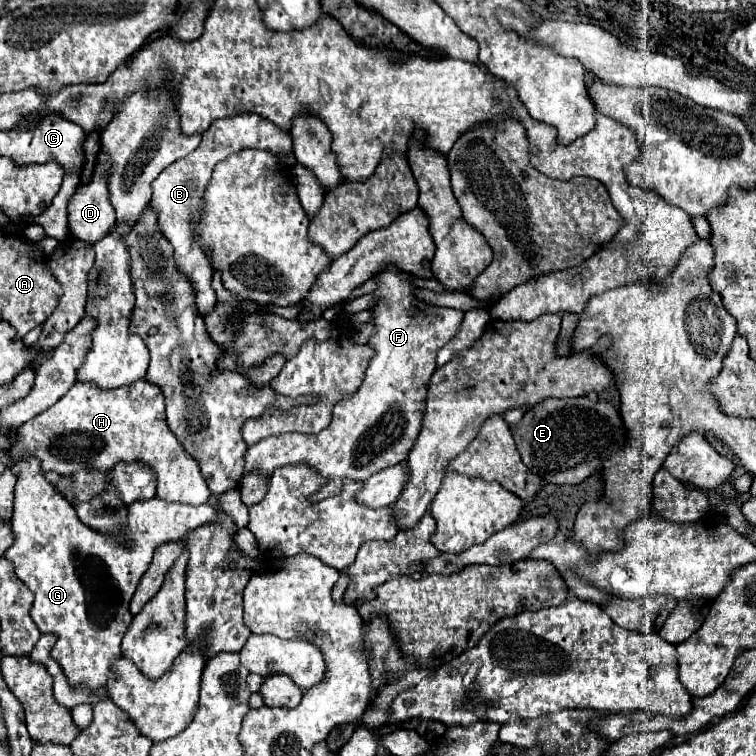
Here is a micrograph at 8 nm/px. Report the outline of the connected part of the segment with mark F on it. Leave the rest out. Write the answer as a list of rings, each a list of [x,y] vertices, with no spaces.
[[[387,265],[379,271],[375,281],[377,289],[371,293],[375,297],[375,305],[371,307],[375,333],[367,341],[375,355],[369,361],[359,389],[333,407],[333,419],[321,433],[283,433],[251,445],[245,455],[245,471],[271,475],[281,465],[307,463],[329,481],[319,493],[315,493],[315,497],[311,497],[311,501],[321,501],[323,497],[337,493],[343,479],[365,481],[373,473],[407,459],[421,431],[425,391],[429,377],[437,367],[437,351],[455,337],[465,313],[419,301],[409,275],[395,265]]]

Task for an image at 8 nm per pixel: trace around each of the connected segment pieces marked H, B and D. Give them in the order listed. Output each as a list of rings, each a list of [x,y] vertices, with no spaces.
[[[77,381],[65,397],[17,430],[10,448],[11,456],[16,460],[37,457],[47,473],[57,471],[69,477],[87,467],[107,471],[119,461],[143,461],[157,473],[161,499],[203,505],[211,495],[199,463],[187,455],[177,437],[167,429],[163,393],[149,381],[135,381],[119,389],[99,389],[95,383]]]
[[[237,113],[237,115],[225,117],[225,119],[217,119],[203,133],[201,143],[193,153],[171,163],[153,181],[153,197],[151,197],[149,205],[153,209],[157,209],[159,229],[175,247],[175,259],[177,259],[179,269],[185,275],[189,275],[189,279],[195,287],[197,309],[201,315],[211,311],[211,307],[217,303],[217,297],[213,295],[213,289],[211,289],[213,269],[211,269],[209,253],[205,253],[205,245],[195,239],[195,217],[197,217],[195,213],[201,213],[201,209],[203,209],[203,193],[207,189],[207,183],[211,181],[211,173],[213,173],[213,167],[217,165],[217,161],[225,159],[237,151],[243,151],[243,149],[263,149],[273,155],[291,155],[293,153],[291,133],[285,129],[279,129],[277,125],[273,125],[271,121],[267,121],[255,113]]]
[[[101,149],[97,153],[97,161],[95,161],[95,169],[93,169],[91,181],[89,183],[81,183],[77,187],[77,191],[75,191],[75,195],[69,199],[69,205],[67,205],[69,229],[71,229],[71,235],[75,239],[95,243],[95,241],[103,239],[109,233],[109,229],[115,225],[115,209],[111,207],[109,189],[107,189],[107,169],[109,167],[111,167],[111,159]]]

